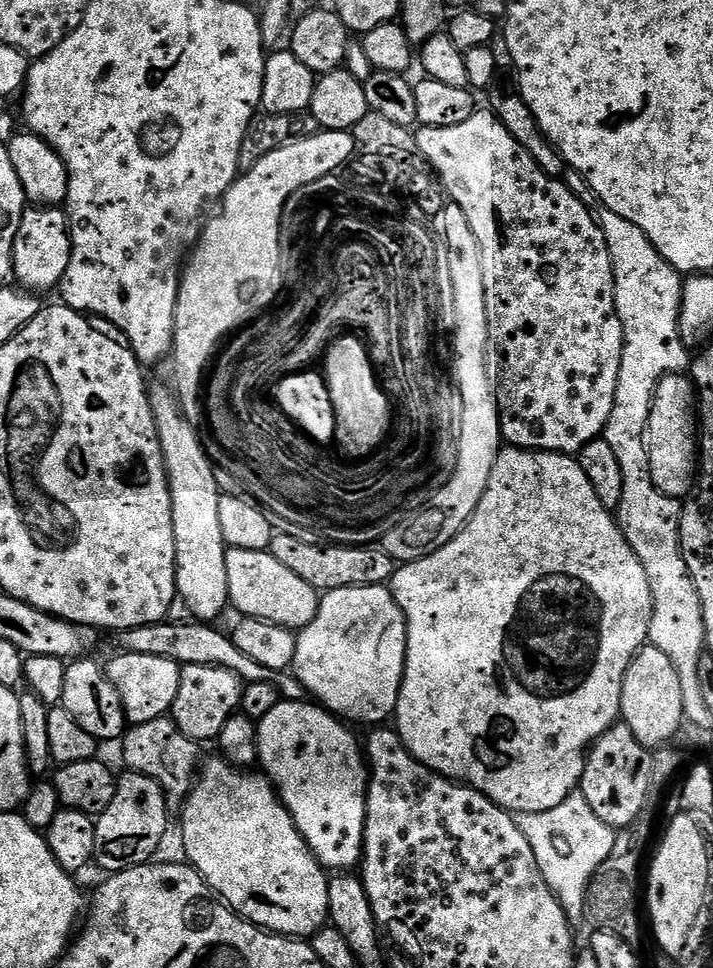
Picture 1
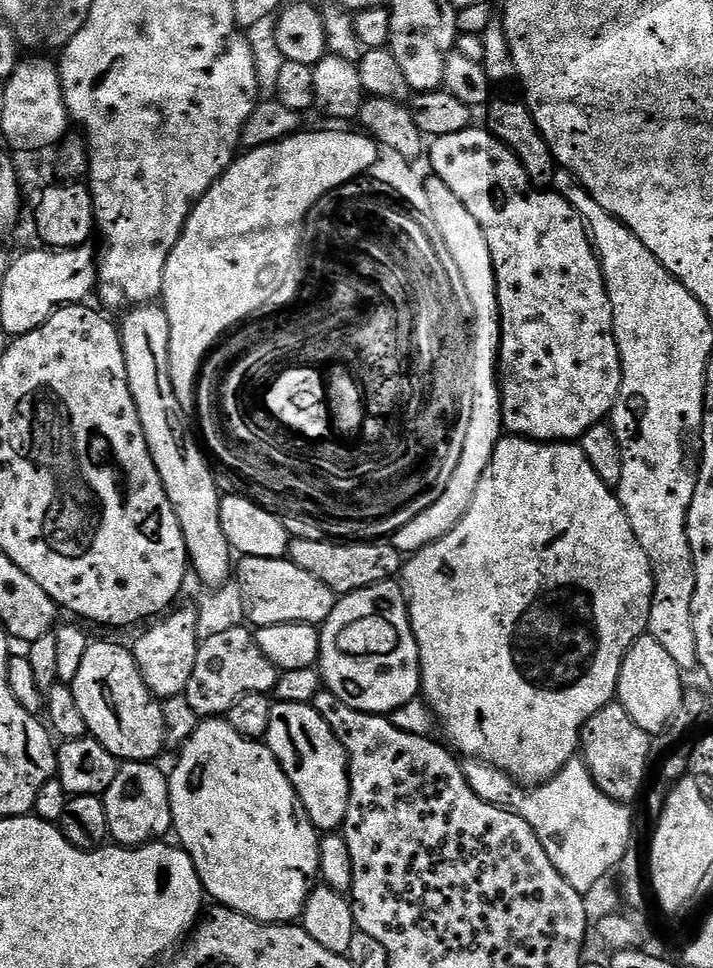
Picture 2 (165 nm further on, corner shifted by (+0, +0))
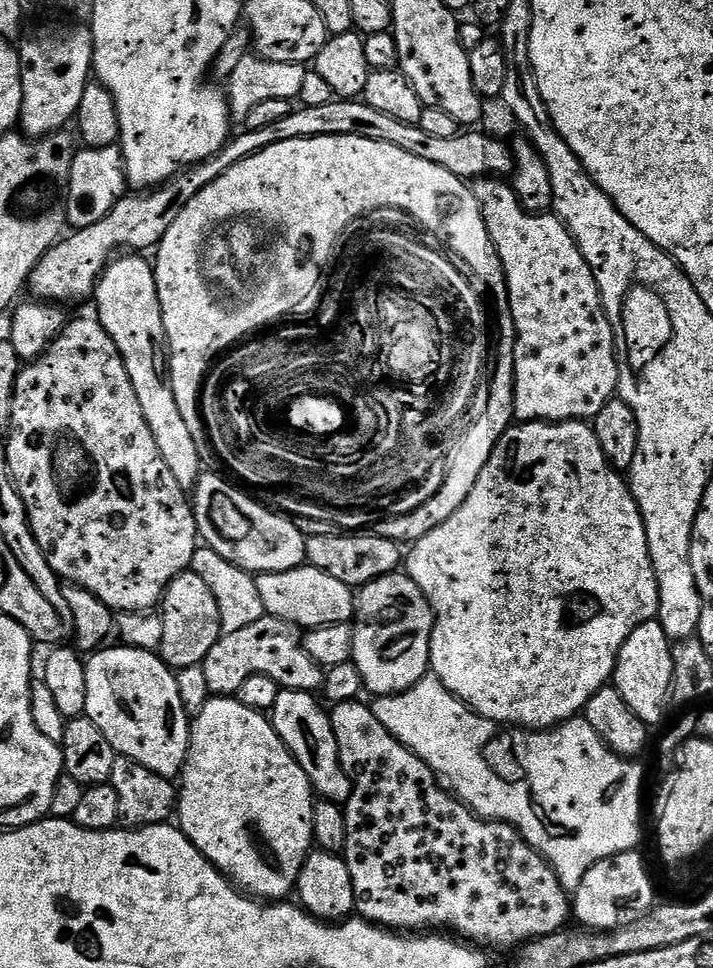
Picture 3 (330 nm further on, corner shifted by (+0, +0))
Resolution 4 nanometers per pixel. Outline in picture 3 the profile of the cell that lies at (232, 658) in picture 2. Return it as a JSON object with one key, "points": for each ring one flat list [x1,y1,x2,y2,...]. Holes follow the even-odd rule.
{"points":[[267,614,234,633,225,631,220,640,214,642,202,665,209,693,235,697,238,686,253,674,266,674,289,692,319,693,324,686,325,669,306,650,304,637,298,625]]}

